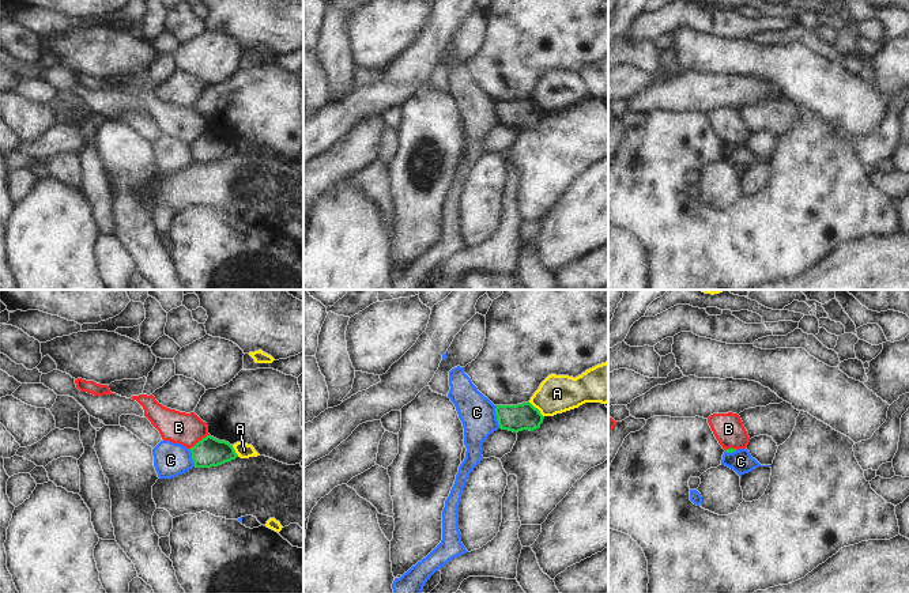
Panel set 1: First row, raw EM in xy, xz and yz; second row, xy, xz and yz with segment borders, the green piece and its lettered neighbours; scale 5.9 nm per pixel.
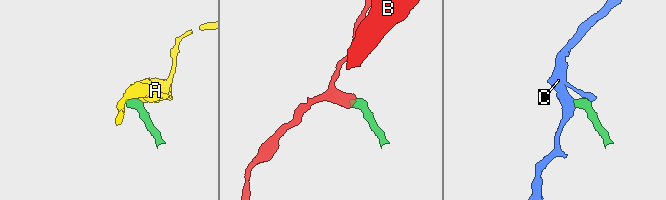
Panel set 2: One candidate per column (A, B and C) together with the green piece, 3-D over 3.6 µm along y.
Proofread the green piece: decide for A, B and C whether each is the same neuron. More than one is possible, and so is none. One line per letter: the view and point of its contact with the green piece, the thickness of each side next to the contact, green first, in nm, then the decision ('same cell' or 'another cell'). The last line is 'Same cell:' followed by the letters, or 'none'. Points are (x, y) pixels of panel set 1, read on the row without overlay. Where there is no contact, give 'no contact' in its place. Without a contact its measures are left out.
A: meets green in xz at (538, 105); 160 nm thick on the green side, 220 nm on the other; another cell
B: meets green in xy at (199, 136); 180 nm thick on the green side, 190 nm on the other; another cell
C: meets green in xz at (497, 112); 160 nm thick on the green side, 220 nm on the other; another cell
Same cell: none

